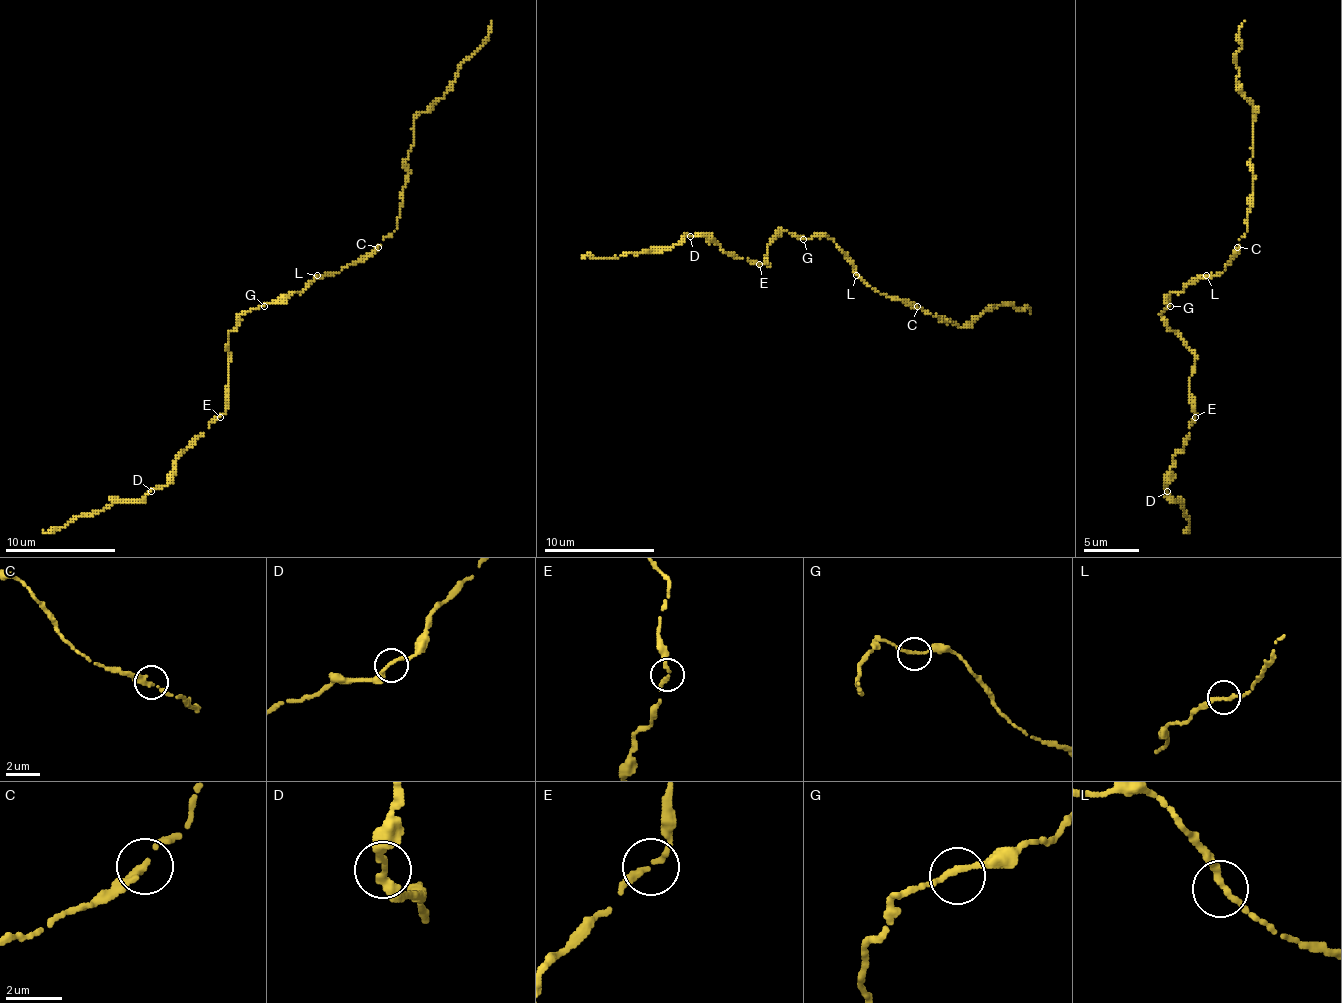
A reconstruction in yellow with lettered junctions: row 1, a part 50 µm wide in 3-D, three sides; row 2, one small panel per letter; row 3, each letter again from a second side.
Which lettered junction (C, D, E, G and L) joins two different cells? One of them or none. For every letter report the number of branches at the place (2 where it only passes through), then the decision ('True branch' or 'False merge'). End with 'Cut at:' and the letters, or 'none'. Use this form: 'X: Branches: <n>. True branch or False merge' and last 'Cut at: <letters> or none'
C: Branches: 2. True branch
D: Branches: 2. True branch
E: Branches: 2. True branch
G: Branches: 2. True branch
L: Branches: 2. True branch
Cut at: none

